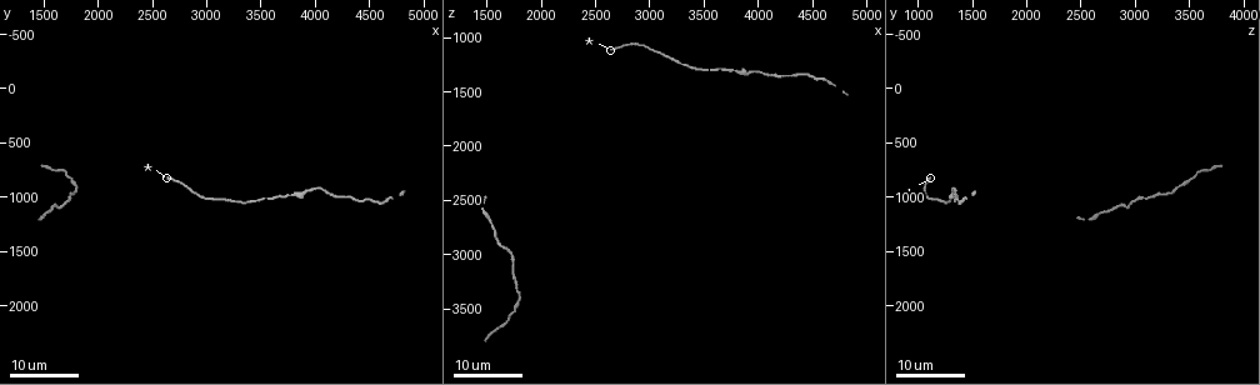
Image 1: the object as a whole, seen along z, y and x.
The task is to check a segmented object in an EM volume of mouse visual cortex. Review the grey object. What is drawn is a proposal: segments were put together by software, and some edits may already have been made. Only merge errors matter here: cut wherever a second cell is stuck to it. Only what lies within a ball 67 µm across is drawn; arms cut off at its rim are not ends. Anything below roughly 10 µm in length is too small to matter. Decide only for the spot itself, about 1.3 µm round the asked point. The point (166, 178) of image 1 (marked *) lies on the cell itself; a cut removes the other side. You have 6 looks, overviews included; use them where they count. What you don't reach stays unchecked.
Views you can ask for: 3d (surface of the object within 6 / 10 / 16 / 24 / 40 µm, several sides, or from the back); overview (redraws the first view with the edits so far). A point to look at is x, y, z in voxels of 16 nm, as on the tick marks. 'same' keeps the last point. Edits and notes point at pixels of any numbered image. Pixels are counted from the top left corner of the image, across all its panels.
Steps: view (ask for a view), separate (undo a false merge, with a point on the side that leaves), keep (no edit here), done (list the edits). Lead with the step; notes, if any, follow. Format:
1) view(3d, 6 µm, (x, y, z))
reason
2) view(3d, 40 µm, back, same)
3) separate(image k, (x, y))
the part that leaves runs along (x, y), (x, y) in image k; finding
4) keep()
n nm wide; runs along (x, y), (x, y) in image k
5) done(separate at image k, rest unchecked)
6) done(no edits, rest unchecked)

view(3d, 16 µm, (3580, 1020, 1320))
narrows sharply

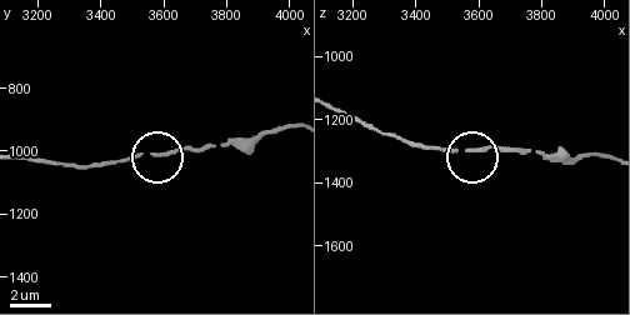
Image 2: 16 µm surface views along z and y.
view(3d, 10 µm, (3580, 1010, 1290))

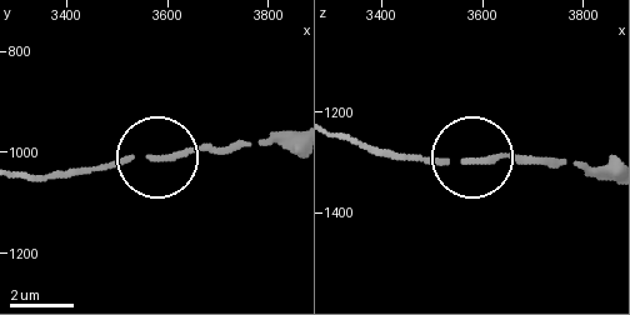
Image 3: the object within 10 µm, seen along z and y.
keep()
one cell here

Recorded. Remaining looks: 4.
view(3d, 24 µm, (3900, 960, 1320))
thick turns thin

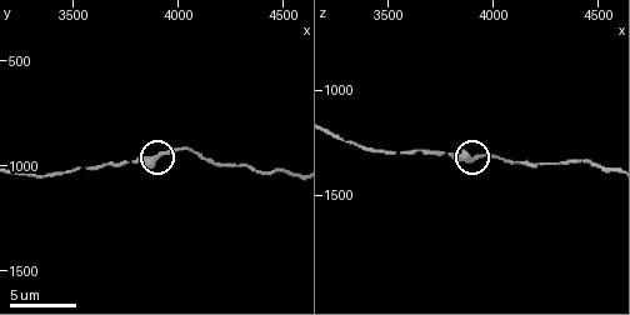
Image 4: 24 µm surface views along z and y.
view(3d, 10 µm, (3910, 950, 1320))

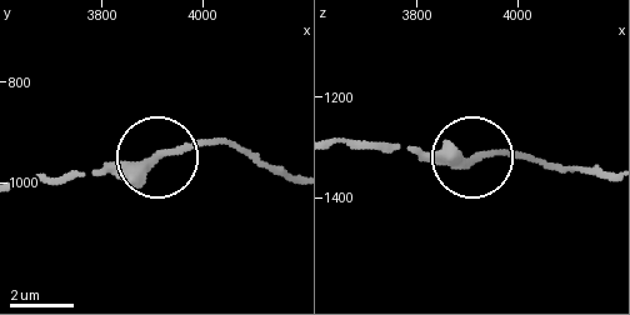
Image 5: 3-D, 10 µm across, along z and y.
keep()
runs along (21, 184), (143, 168), (175, 151), (229, 144) in image 5; all the same cell

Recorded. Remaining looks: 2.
view(3d, 16 µm, (3290, 1050, 1240))
narrows sharply

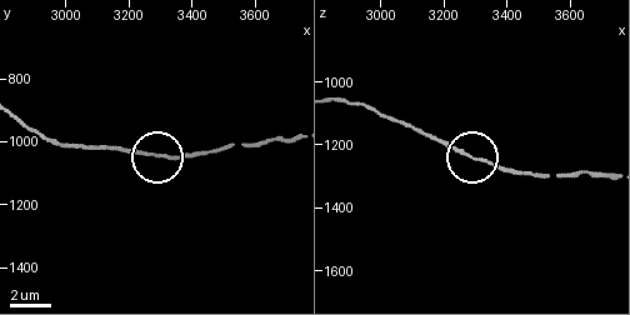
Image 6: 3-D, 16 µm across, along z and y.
keep()
continuous, no second cell

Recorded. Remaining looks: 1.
done(no edits, rest unchecked)

